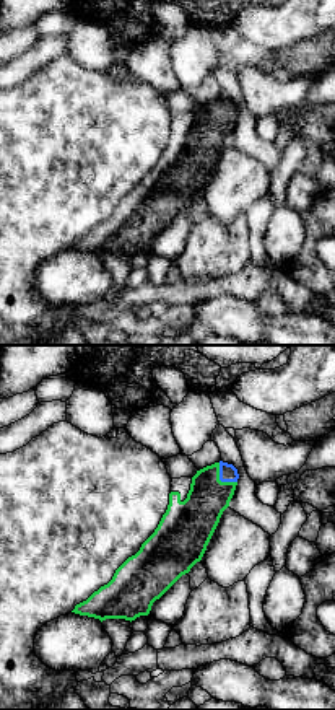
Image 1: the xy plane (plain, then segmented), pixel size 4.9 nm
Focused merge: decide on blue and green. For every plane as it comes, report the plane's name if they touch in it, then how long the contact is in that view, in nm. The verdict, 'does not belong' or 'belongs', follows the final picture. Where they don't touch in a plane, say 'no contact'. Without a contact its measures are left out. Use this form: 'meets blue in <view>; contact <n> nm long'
meets blue in xy; contact 140 nm long

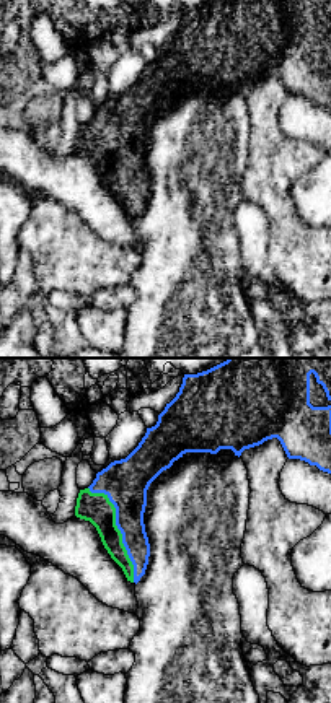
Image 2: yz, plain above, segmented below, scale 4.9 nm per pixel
meets blue in yz; contact 500 nm long

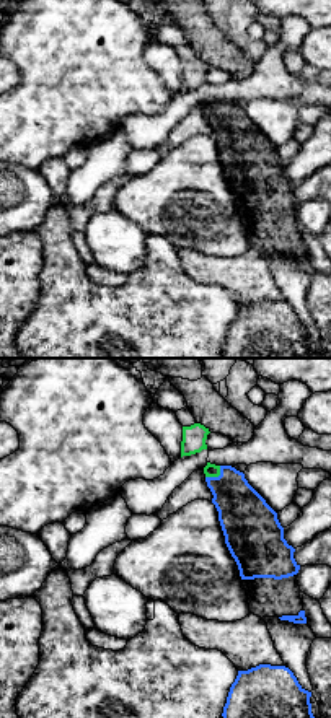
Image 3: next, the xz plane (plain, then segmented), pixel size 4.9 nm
meets blue in xz; contact 100 nm long

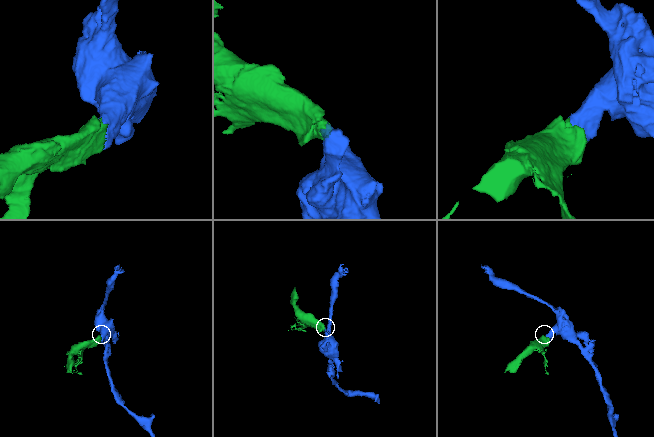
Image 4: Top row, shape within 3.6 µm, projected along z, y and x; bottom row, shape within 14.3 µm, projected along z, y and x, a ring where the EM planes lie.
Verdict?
belongs

